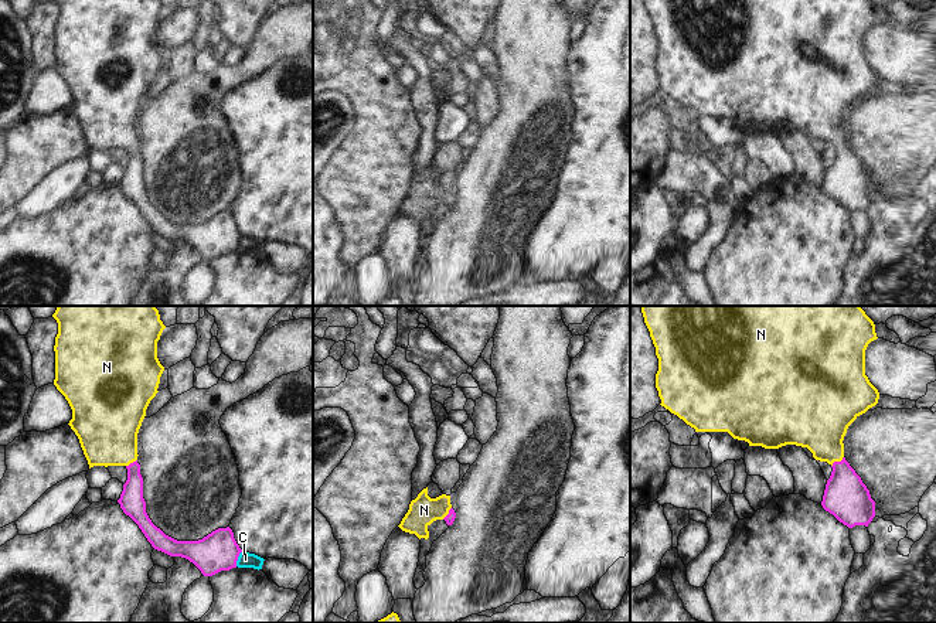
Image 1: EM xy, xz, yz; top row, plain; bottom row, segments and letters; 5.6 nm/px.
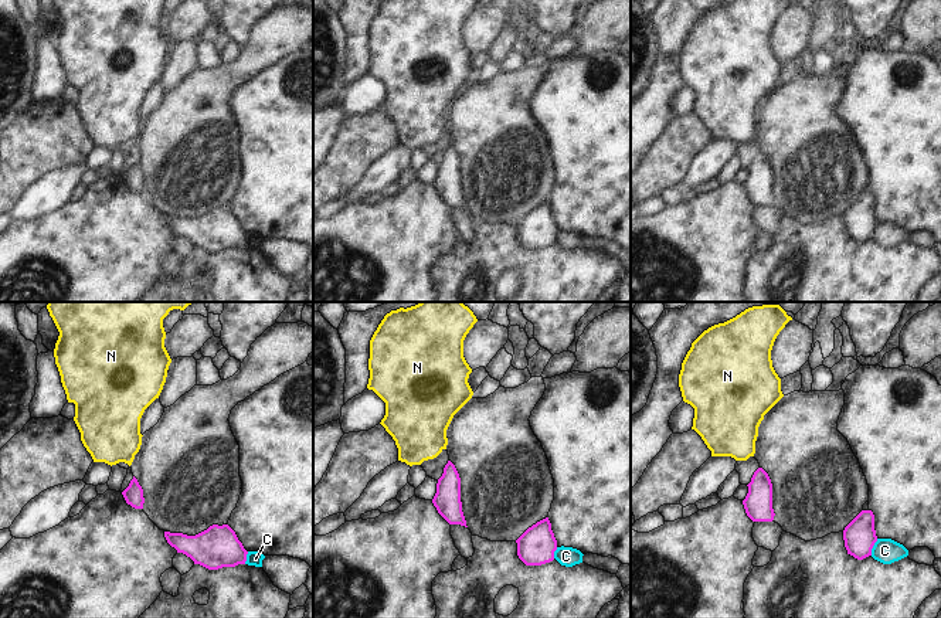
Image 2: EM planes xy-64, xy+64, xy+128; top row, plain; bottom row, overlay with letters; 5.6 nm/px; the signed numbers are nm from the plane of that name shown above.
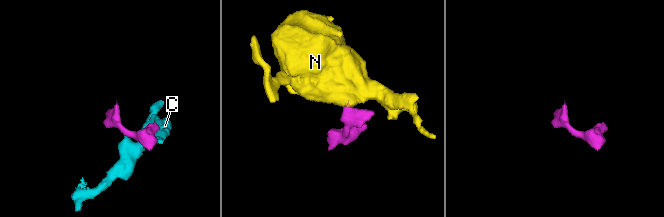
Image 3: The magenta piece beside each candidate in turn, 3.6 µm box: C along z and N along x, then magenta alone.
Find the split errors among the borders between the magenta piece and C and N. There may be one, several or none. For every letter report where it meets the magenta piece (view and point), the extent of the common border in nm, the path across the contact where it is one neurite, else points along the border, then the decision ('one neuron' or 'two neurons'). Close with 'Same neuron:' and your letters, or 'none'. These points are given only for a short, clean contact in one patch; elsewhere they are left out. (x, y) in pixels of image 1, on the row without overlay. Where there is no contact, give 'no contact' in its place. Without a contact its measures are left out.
C: meets magenta in xy at (237, 241); contact 100 nm long; border along xy (242, 234), (235, 248); two neurons
N: meets magenta in yz at (837, 145); contact 90 nm long; runs through yz (846, 179), (843, 156), (837, 145), (826, 128), (819, 105); one neuron
Same neuron: N

